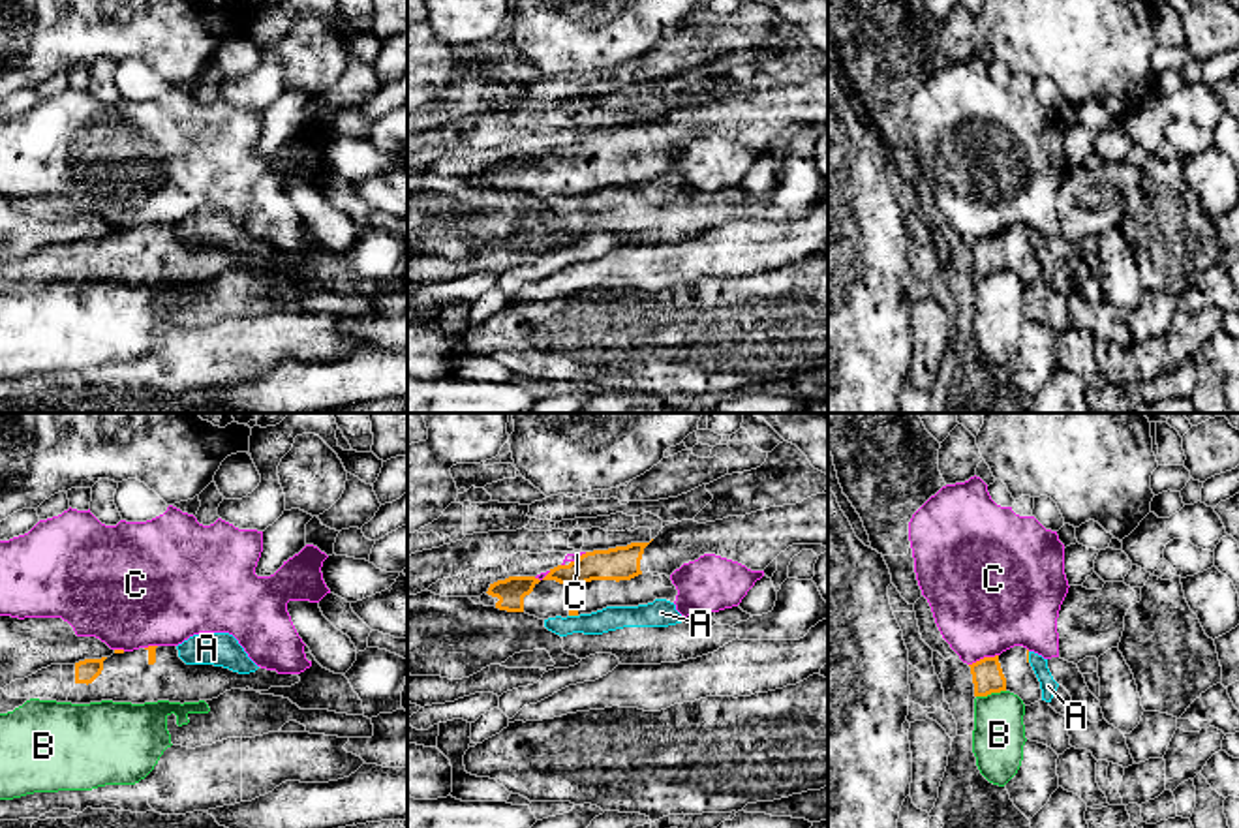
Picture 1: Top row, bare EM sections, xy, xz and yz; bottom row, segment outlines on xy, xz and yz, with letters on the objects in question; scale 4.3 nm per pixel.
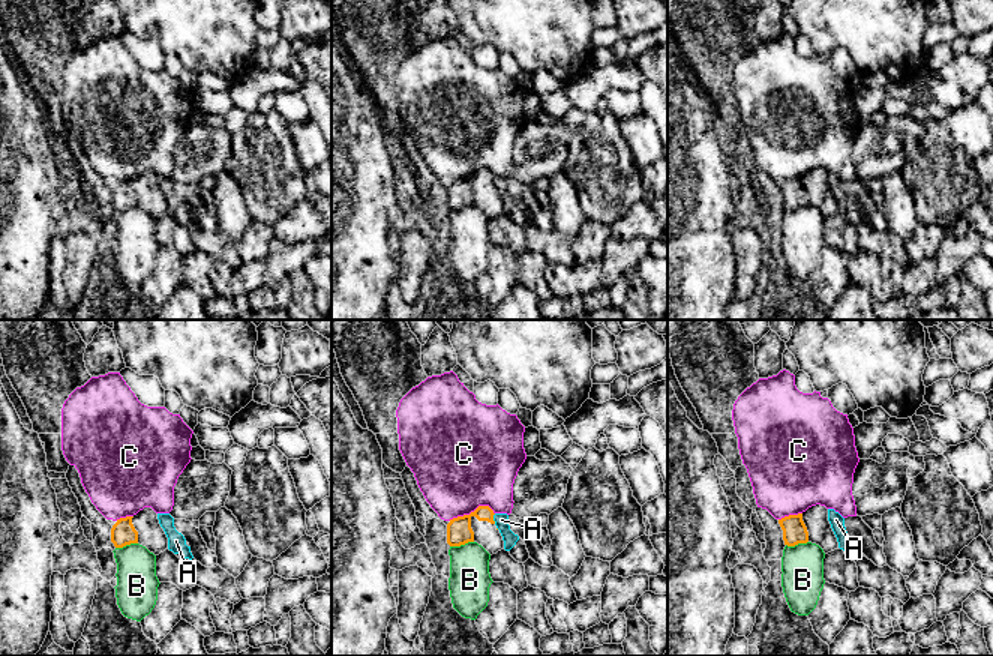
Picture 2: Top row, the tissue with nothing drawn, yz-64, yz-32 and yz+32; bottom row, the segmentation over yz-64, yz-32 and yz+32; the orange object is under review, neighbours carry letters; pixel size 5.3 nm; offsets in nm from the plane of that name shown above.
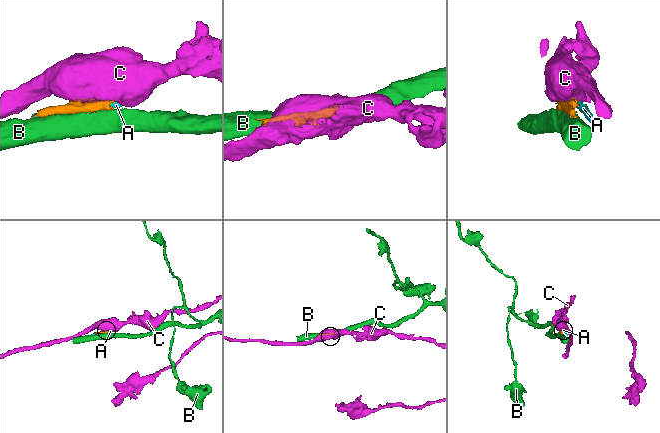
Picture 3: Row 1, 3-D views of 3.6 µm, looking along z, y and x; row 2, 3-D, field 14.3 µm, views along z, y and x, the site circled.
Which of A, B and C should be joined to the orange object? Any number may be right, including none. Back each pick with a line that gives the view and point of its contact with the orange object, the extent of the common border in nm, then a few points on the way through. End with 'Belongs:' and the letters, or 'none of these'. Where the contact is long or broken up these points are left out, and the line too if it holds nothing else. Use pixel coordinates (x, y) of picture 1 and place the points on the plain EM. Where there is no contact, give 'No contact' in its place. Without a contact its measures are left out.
Belongs: none of these

